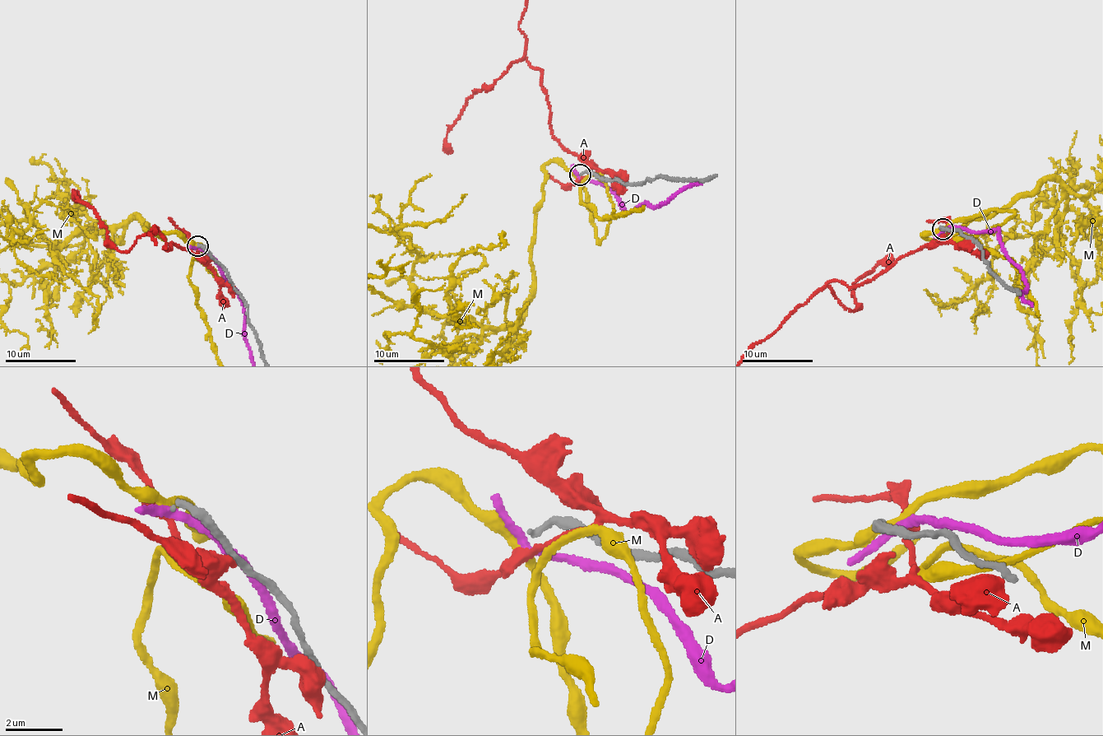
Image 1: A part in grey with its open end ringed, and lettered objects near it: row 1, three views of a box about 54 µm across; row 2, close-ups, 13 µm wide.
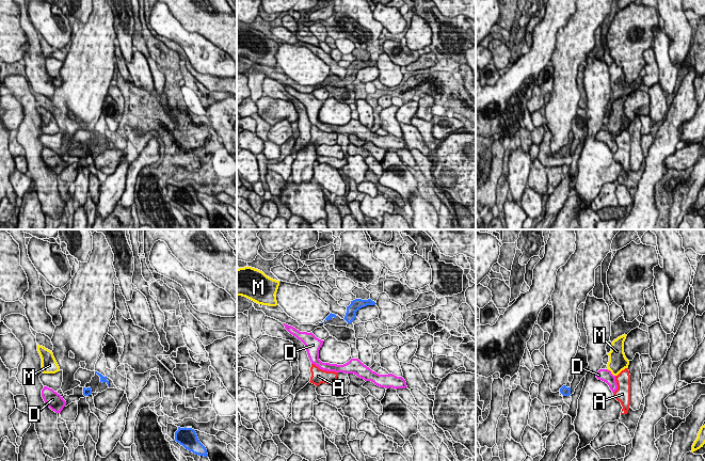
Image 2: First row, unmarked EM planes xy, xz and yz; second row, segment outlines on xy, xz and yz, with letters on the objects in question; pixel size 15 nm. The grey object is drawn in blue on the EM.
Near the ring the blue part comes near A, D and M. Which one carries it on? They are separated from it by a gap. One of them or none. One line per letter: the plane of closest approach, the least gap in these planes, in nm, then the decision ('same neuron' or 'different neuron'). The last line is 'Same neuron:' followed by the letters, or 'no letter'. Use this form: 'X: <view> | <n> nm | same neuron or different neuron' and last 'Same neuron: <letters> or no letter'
A: xz | 650 nm | different neuron
D: xz | 220 nm | different neuron
M: xy | 440 nm | same neuron
Same neuron: M

